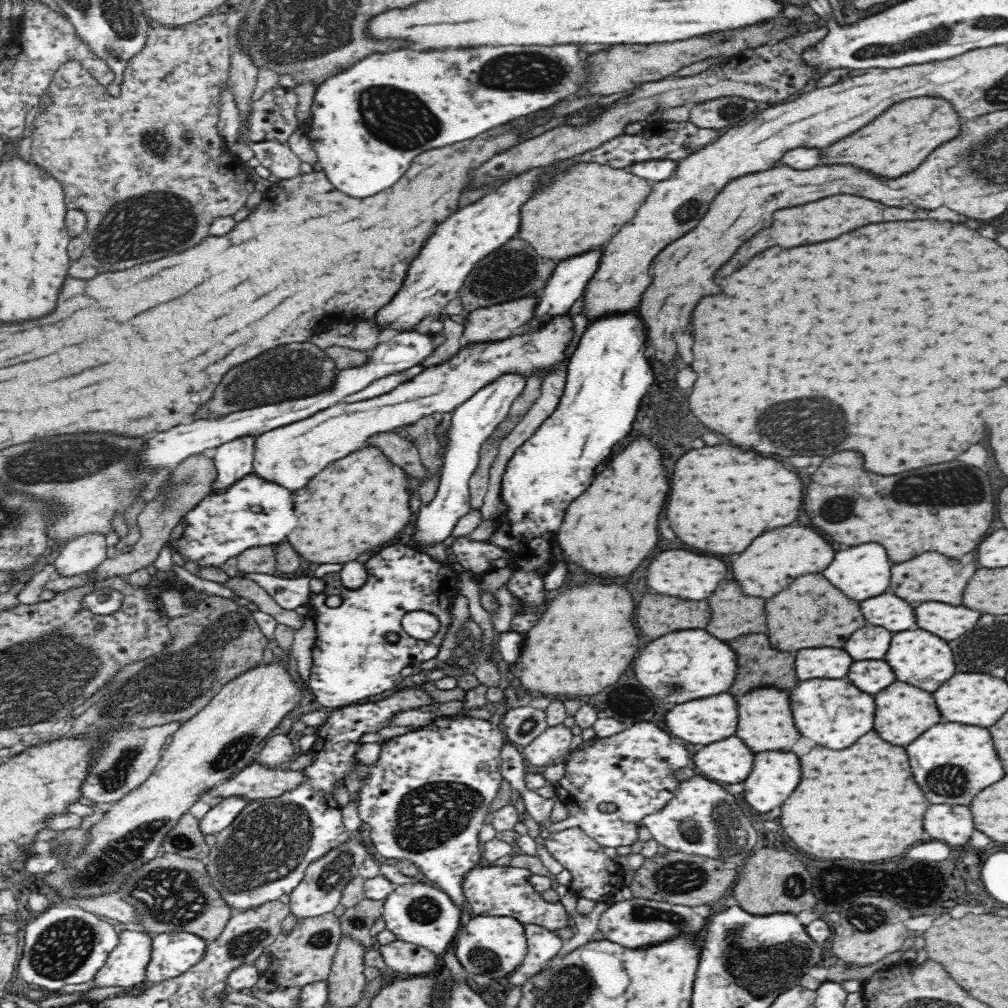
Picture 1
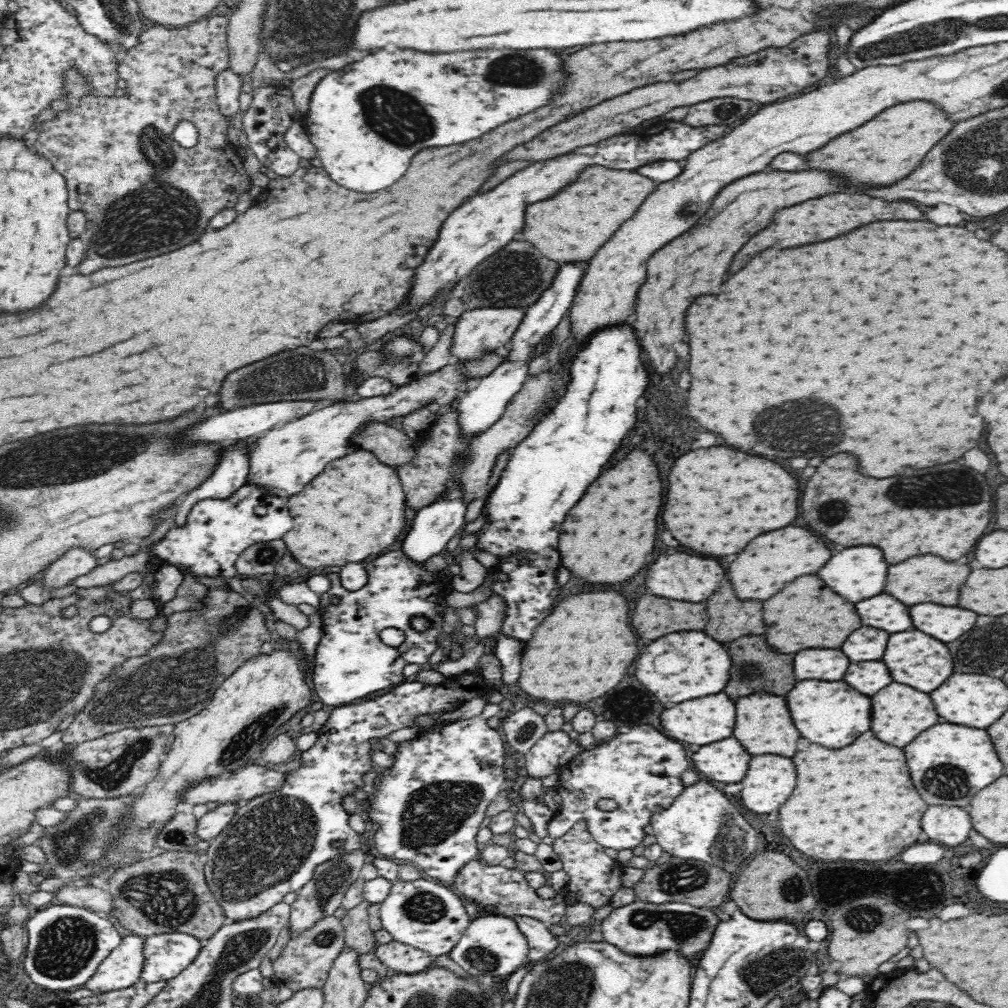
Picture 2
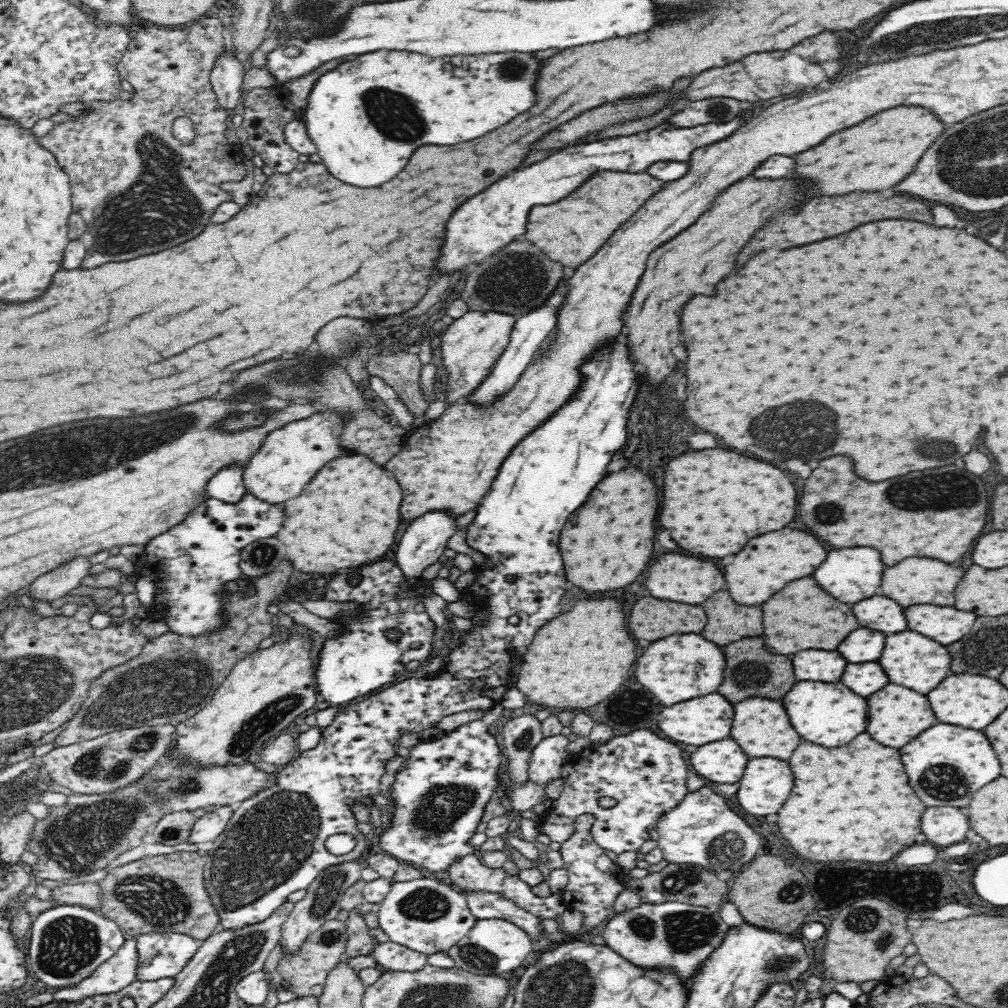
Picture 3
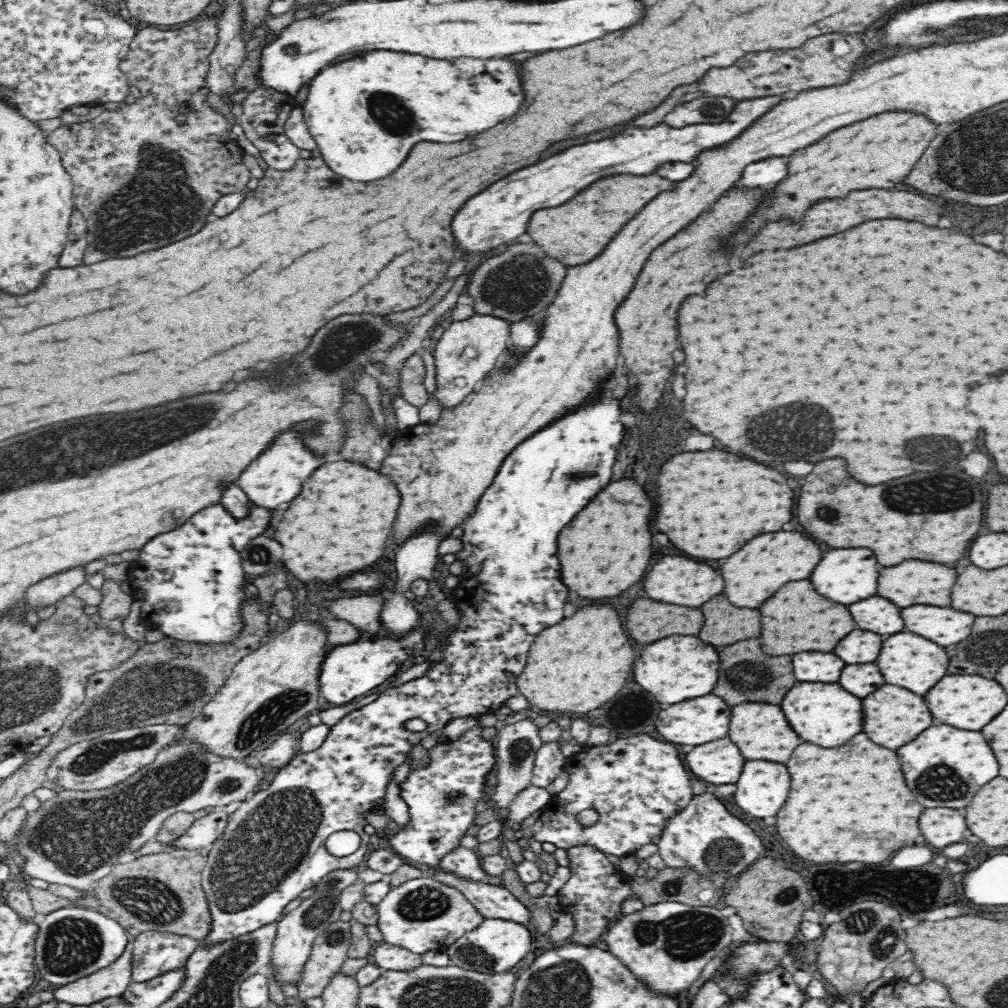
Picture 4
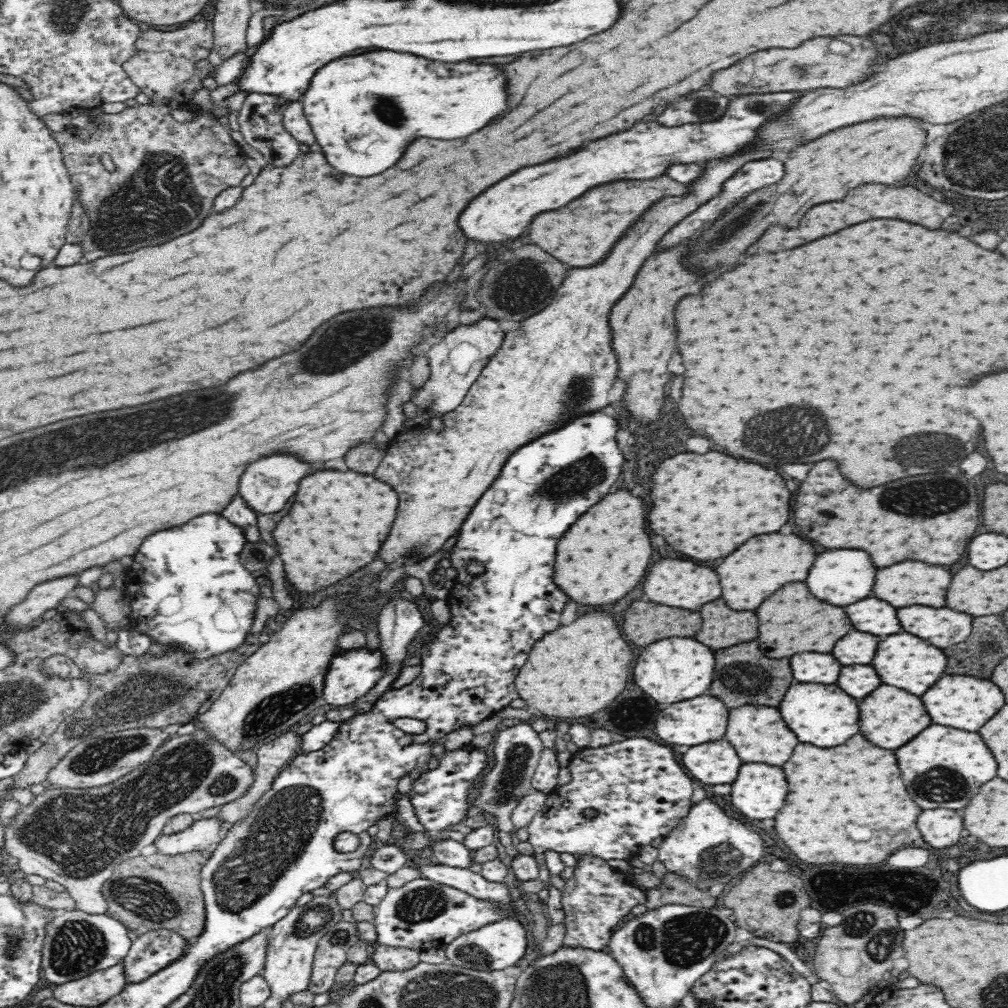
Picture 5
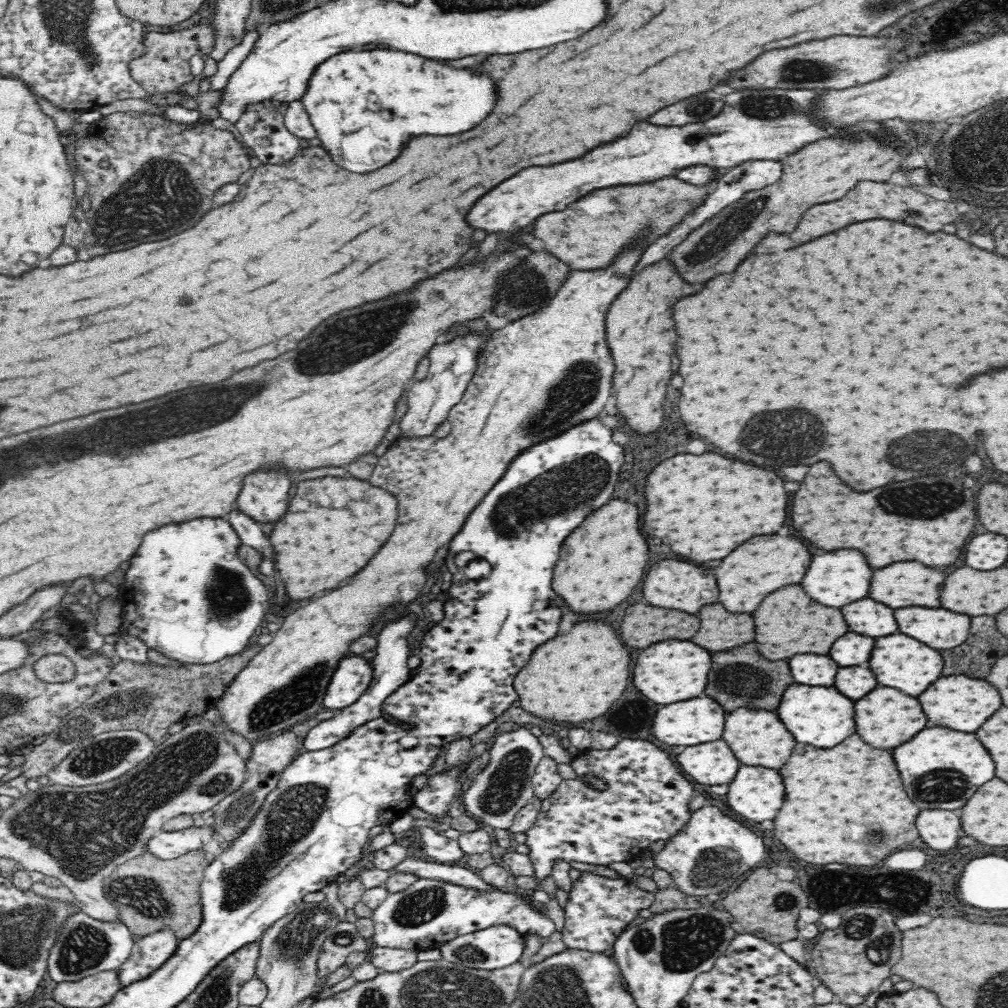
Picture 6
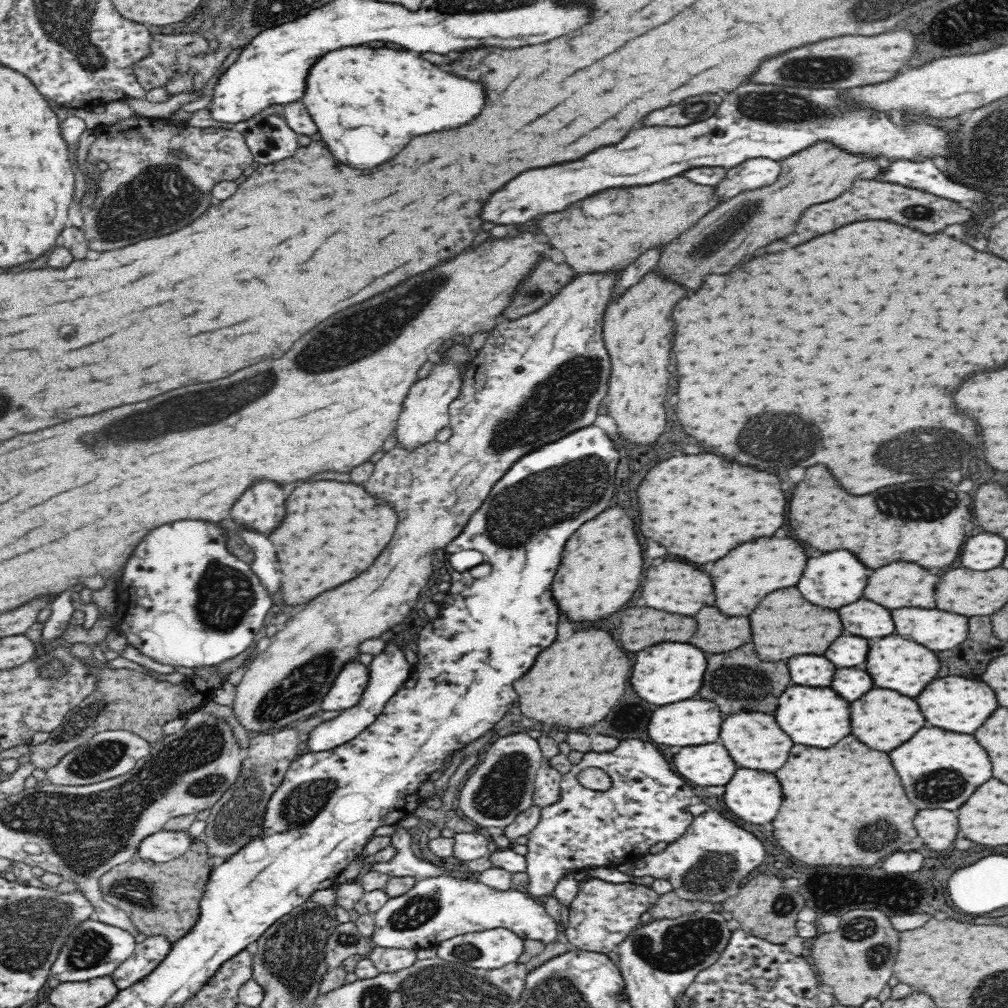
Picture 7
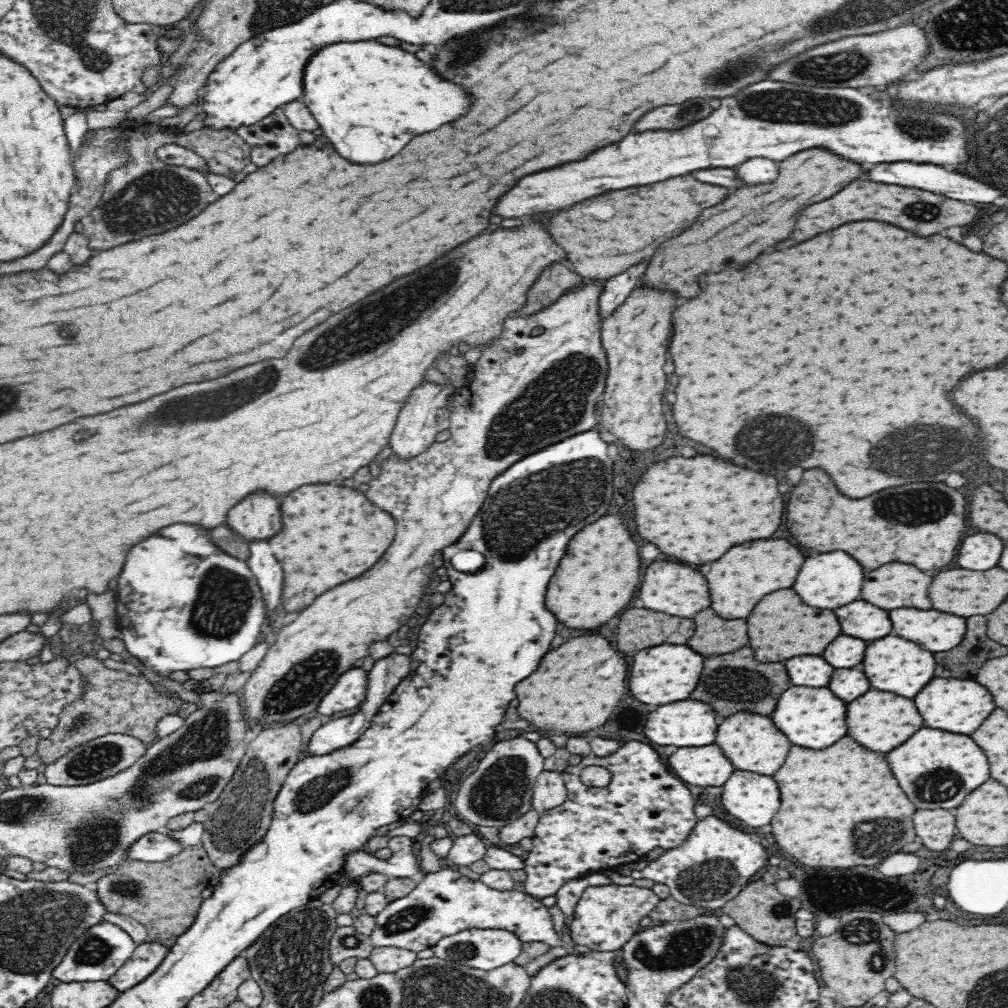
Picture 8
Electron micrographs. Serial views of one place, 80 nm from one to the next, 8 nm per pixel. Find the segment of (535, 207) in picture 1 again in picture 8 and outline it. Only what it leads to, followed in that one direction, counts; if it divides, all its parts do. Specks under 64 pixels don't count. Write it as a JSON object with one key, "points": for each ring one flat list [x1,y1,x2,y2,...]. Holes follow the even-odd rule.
{"points":[[682,176,682,178,670,178,666,182,658,182,654,186,638,186,628,190,612,190,594,198,588,198,584,202,574,204,570,210,562,210,550,218,550,236,558,246,564,248,568,260,574,264,574,270,588,279,600,279,620,274,622,270,628,270,630,266,638,264,640,260,654,254,654,250,668,238,682,234,688,226,696,222,696,218,702,214,702,210,722,202,728,196,729,190,722,186,710,186,698,182,694,176],[624,218,624,228,614,228]]}

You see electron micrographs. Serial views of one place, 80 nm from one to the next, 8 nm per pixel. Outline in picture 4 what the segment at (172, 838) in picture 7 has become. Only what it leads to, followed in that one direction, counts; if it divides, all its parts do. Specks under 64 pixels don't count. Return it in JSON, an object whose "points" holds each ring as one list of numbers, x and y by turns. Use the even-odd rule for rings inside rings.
{"points":[[218,808,217,811,196,820,190,829,175,840,175,844,180,849,197,850,206,844,215,843,226,829,229,818,227,812]]}

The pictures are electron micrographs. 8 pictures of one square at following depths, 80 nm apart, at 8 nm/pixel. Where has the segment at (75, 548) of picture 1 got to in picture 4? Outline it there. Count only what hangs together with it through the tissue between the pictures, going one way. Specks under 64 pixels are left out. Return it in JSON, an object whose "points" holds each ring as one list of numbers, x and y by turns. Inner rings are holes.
{"points":[[84,566,64,570,62,574,54,574,54,578,44,578,42,582,26,590,25,606,37,611,44,606,55,605,61,598,72,595,72,592,84,582,86,582]]}

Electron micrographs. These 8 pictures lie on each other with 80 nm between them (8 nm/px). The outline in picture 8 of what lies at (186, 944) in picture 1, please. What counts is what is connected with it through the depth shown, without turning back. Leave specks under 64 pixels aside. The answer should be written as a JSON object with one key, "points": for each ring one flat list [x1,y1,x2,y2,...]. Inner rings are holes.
{"points":[[159,942,137,945,132,956,107,981,118,992,126,992,132,986,150,976,167,955,169,947]]}

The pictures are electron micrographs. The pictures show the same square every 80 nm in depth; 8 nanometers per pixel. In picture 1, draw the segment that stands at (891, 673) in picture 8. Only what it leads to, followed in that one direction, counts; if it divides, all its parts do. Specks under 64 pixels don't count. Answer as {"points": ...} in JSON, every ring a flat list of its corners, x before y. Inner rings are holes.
{"points":[[922,628,894,634,890,650,886,654,886,662,892,666,892,670,894,670,894,674,898,676,900,682,908,682,912,686,918,686,918,688,930,690,930,692,938,690,956,672,954,670,956,668,954,652,950,650,948,642,944,642,942,638,930,634]]}

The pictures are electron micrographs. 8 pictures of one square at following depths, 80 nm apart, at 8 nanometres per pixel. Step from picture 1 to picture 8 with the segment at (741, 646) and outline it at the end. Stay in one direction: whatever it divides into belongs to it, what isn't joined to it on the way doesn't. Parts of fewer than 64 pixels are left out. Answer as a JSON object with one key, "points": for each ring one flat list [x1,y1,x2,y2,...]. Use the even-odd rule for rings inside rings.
{"points":[[744,646,732,654,704,658,704,672,692,698,712,704,720,716,732,716,740,710,770,716,776,708,776,698,790,686,792,684,782,662,758,664,758,660,754,658,754,652,748,646]]}

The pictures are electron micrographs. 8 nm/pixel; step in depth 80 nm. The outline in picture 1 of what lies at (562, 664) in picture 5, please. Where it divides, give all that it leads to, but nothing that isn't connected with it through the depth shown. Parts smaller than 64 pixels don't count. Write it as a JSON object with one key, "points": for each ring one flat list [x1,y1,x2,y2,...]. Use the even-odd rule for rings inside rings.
{"points":[[588,582,556,594,546,604,542,618,524,634,524,646,517,665,522,686,526,691,534,690,547,697,564,694,564,697,585,698,618,682,618,678,624,674,624,670,628,670,640,650,638,632,632,622,634,606,636,604,632,602,630,592,616,582]]}

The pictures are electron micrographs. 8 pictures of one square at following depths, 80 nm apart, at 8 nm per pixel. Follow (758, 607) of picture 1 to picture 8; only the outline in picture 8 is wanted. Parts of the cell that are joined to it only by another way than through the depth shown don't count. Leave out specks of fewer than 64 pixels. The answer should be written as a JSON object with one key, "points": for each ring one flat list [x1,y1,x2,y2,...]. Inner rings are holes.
{"points":[[706,608,694,616,696,634,690,638,688,646,700,652,702,656,714,654,730,654,748,644,748,624,746,620,724,620,714,614,714,610]]}

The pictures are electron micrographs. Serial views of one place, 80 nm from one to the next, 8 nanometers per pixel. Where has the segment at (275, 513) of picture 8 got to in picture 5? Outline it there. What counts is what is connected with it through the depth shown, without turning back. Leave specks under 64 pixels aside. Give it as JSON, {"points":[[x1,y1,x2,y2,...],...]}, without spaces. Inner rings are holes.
{"points":[[272,454,266,458,260,458,258,462,254,462,252,466,248,466,248,470,242,474,240,478,240,494,246,500,247,505,252,507,257,514,272,514,278,512,286,506,286,502,296,494,298,490,298,482,308,476,310,470,314,468,322,468,322,464,308,464,302,462,300,458,292,456,292,454]]}

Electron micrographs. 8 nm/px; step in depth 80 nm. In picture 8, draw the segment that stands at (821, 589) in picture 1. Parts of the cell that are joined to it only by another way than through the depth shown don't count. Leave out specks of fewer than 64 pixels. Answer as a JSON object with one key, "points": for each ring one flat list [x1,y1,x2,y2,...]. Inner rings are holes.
{"points":[[792,588,778,590,762,598,746,622,750,646,754,648,758,662,780,662,798,654,822,654,824,648,840,634,840,624,832,610,806,606]]}

